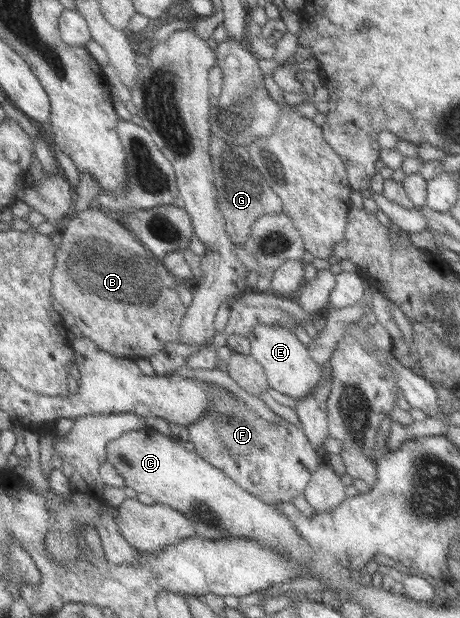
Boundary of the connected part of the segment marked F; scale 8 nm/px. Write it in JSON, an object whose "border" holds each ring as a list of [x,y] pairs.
{"border":[[[213,387],[212,395],[213,410],[205,414],[201,421],[193,422],[193,425],[187,427],[194,451],[265,503],[291,503],[295,497],[304,495],[309,476],[319,463],[319,457],[315,453],[305,453],[305,432],[290,422],[285,421],[285,425],[281,425],[281,422],[274,423],[273,419],[262,419],[257,411],[249,410],[241,400],[233,400],[225,388]]]}

